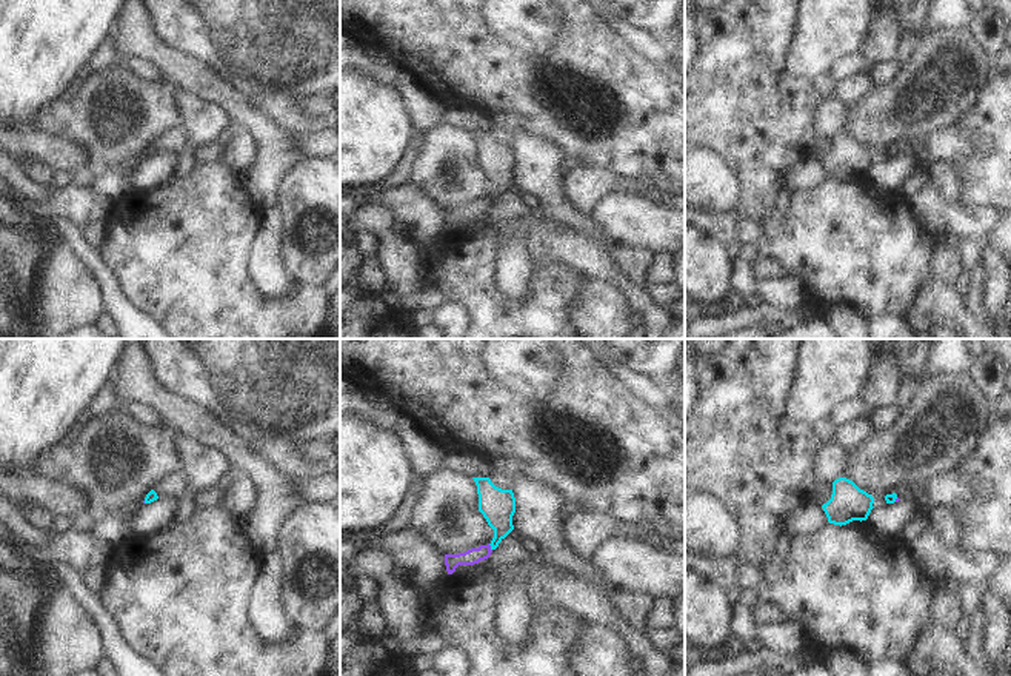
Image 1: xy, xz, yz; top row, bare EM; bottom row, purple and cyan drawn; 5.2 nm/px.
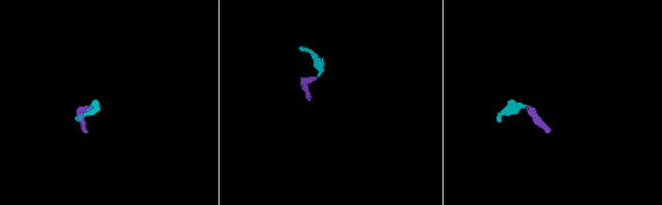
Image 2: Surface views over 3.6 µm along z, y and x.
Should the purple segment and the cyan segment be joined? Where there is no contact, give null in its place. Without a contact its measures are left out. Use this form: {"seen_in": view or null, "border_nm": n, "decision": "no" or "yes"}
{"seen_in": "xz", "border_nm": 40, "decision": "yes"}

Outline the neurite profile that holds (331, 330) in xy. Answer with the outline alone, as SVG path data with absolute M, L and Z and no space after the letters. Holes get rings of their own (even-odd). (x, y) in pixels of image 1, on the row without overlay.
M340 291L331 297L328 316L319 339L340 339Z

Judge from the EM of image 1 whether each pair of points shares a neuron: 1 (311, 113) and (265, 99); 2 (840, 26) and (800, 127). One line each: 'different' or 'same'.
1: same
2: different

